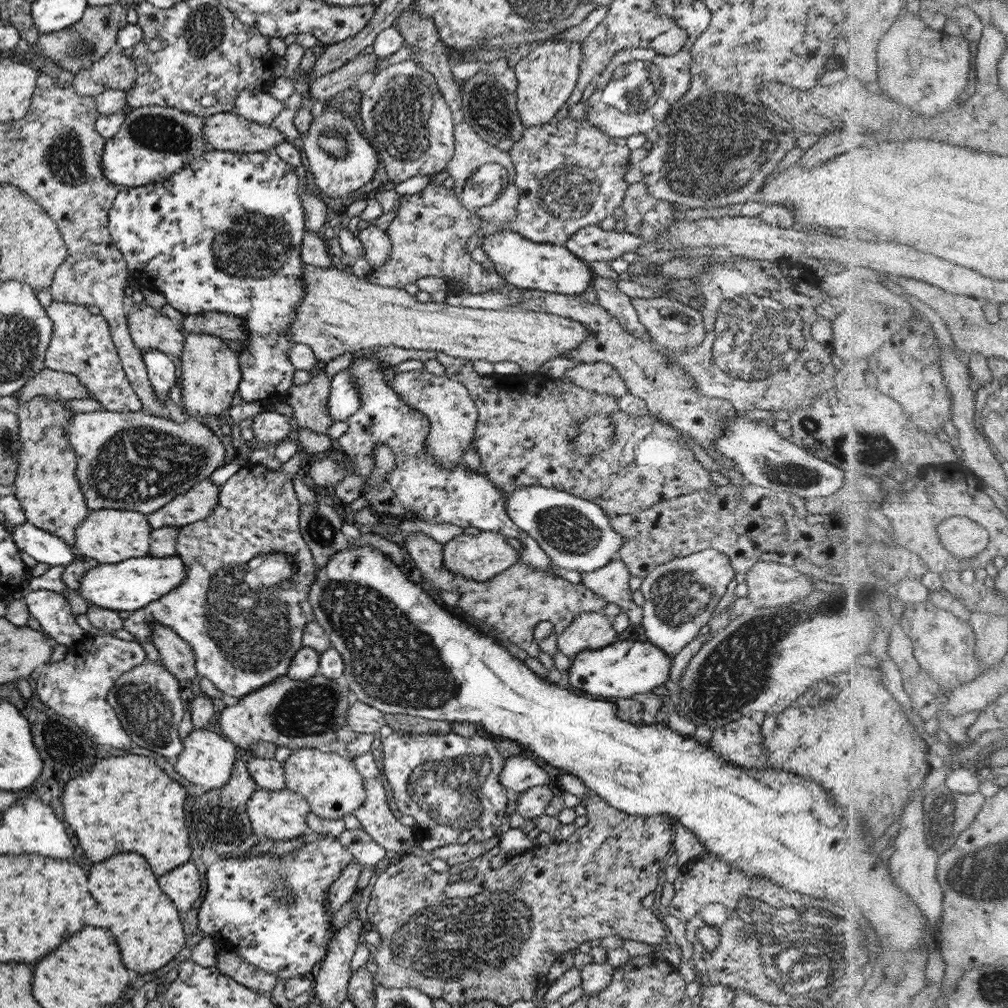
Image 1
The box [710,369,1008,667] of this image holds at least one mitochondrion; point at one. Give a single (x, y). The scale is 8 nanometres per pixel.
(869, 448)

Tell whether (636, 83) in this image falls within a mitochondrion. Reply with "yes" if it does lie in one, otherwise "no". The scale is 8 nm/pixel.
yes

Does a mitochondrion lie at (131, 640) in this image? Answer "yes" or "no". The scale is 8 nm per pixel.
no

